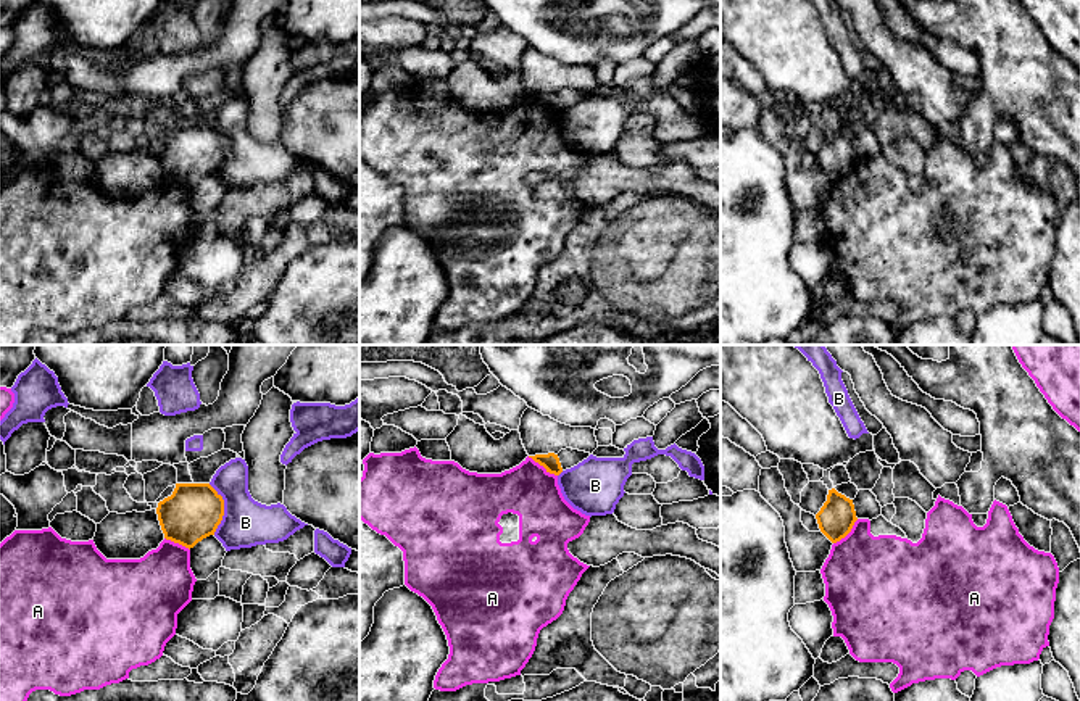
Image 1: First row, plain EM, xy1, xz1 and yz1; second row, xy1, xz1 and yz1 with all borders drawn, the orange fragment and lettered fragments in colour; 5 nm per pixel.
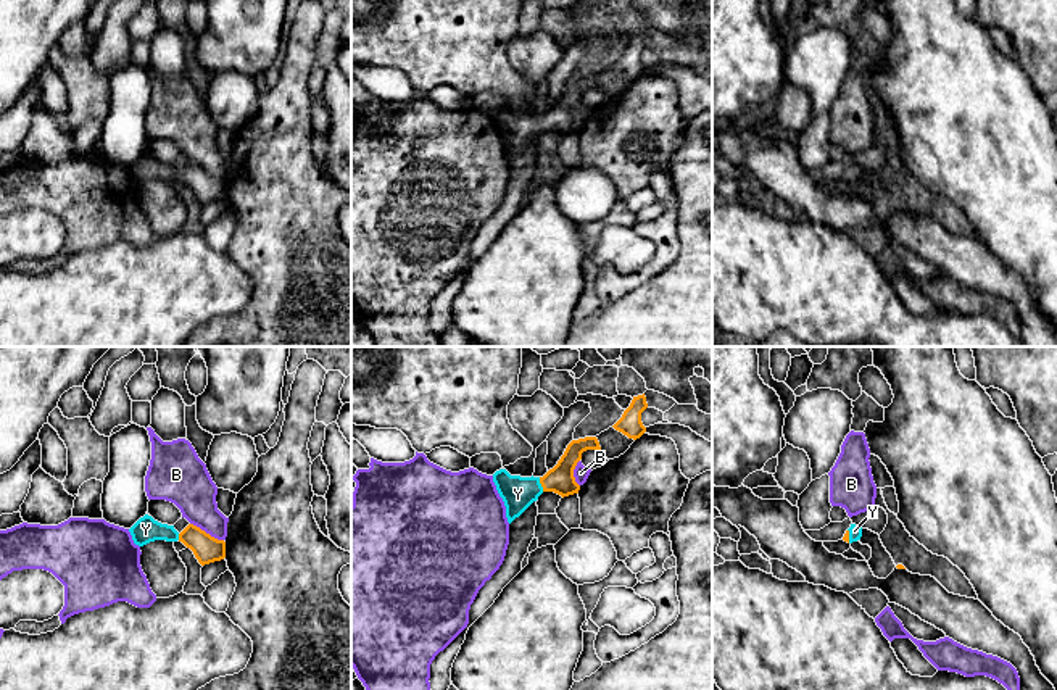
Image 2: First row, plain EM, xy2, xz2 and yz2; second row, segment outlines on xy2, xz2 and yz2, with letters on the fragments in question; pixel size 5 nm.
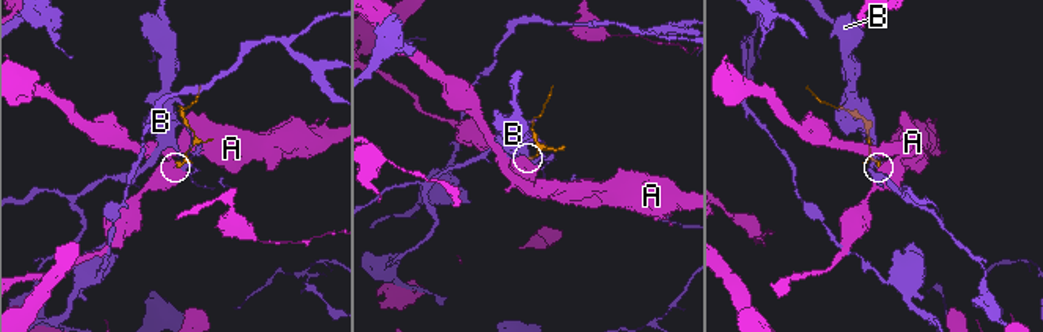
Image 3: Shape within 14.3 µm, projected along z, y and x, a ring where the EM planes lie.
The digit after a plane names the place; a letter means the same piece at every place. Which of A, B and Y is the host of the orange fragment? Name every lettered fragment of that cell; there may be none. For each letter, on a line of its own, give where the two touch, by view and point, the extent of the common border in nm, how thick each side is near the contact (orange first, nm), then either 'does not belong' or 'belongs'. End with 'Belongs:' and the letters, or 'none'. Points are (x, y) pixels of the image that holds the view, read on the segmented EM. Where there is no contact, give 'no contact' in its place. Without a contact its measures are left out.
A: contact xz1 (542, 464); length 180 nm; calibres 90 and 260 nm; does not belong
B: contact xy1 (223, 510); length 260 nm; calibres 280 and 240 nm; does not belong
Y: contact xz2 (540, 482); length 80 nm; calibres 140 and 160 nm; belongs
Belongs: Y

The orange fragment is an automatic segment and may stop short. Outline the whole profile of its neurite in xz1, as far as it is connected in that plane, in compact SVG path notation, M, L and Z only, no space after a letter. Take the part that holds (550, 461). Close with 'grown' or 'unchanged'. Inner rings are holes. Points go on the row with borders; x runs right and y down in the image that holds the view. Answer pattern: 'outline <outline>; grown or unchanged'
outline M555 453L535 454L535 456L529 456L529 458L532 458L540 466L543 466L546 469L546 472L550 472L550 474L559 475L563 472L559 458Z; unchanged

